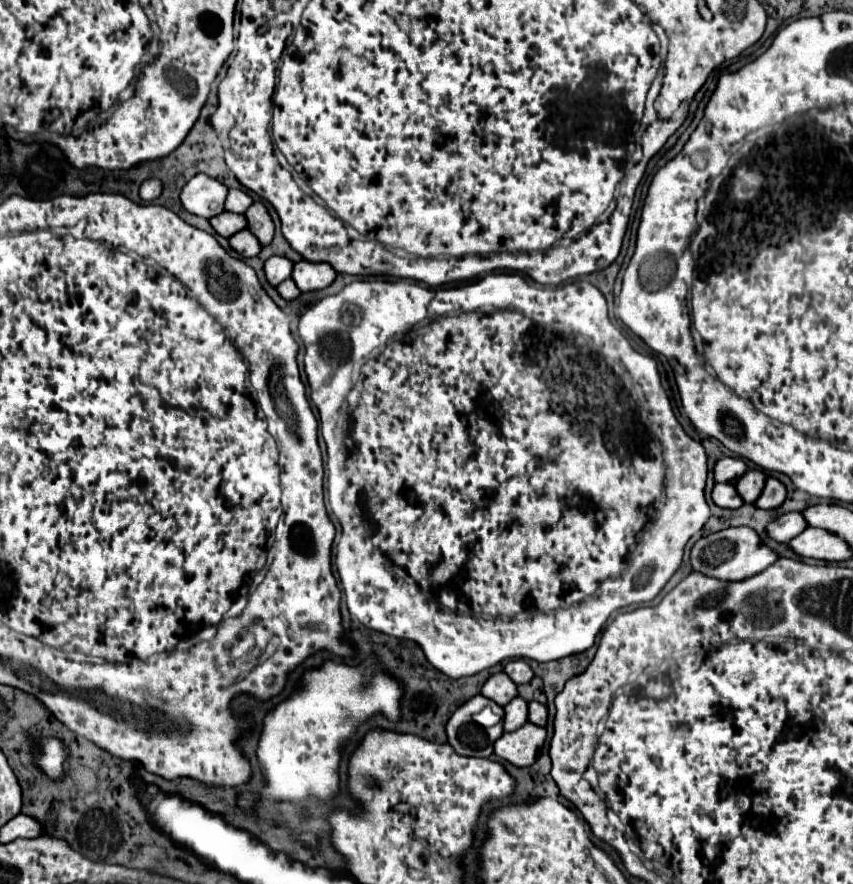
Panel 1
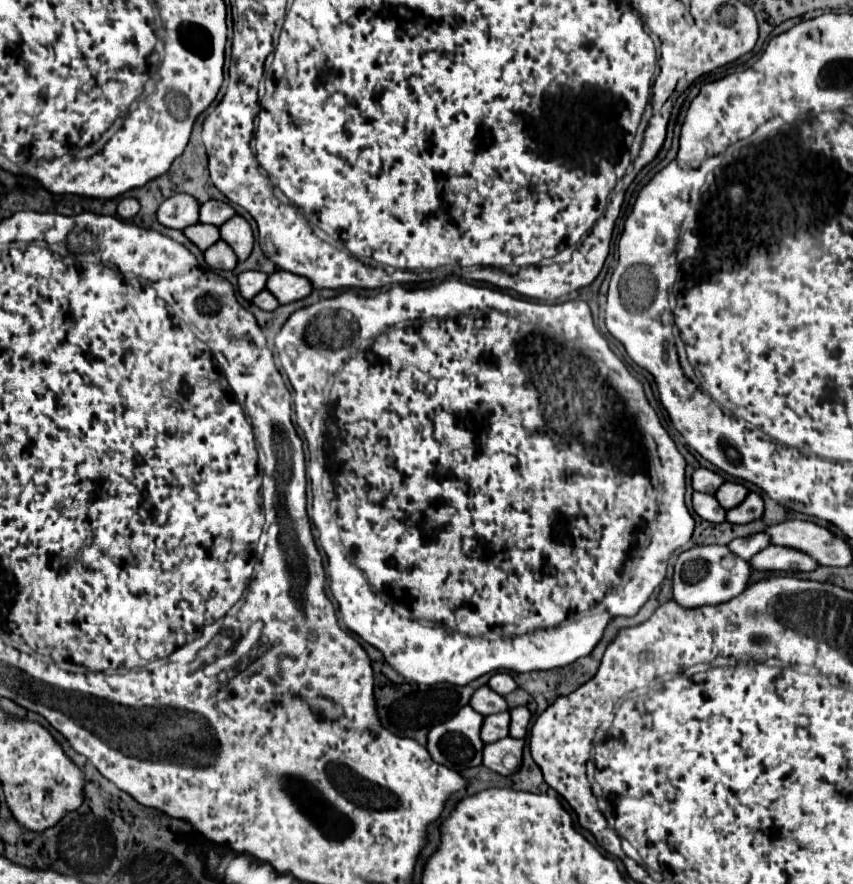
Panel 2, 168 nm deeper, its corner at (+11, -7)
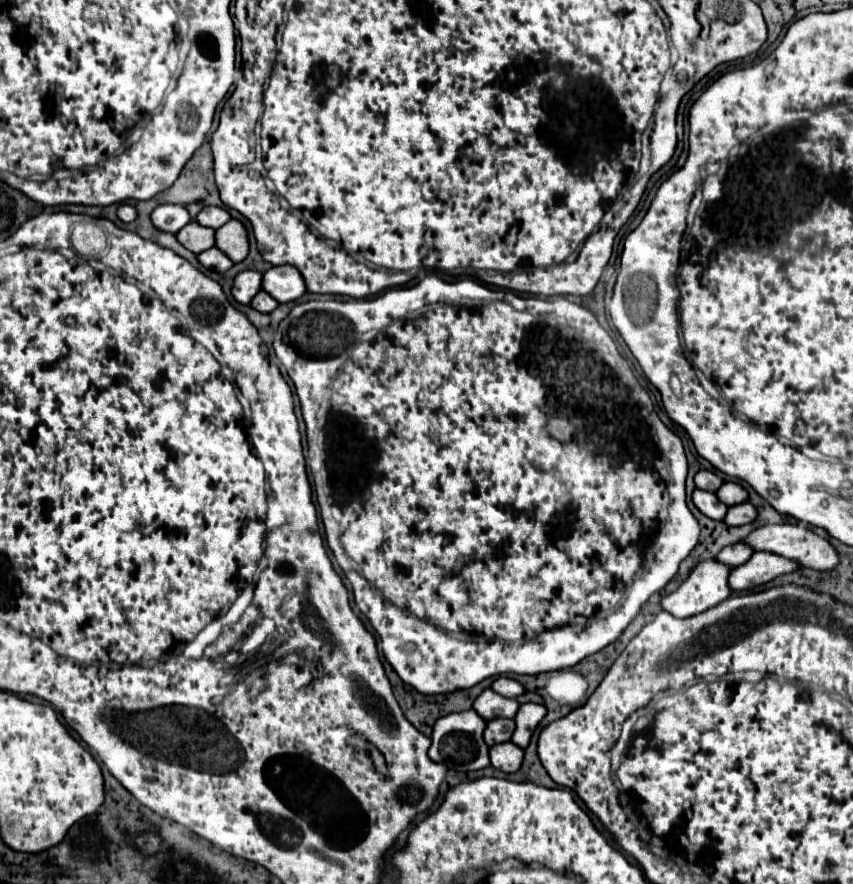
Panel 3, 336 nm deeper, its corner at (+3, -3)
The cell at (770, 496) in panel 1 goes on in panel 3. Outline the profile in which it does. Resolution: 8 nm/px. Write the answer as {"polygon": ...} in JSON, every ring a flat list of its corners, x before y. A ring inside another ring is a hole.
{"polygon":[[743,502,737,506,731,506,727,516,725,516,725,524,729,526,743,526,749,524,757,518,757,508,751,502]]}

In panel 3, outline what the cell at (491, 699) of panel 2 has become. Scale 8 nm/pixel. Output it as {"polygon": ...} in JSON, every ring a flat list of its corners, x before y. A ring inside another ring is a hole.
{"polygon":[[487,688,477,696,473,708,485,720,491,720,491,718,515,718,519,702,513,700,513,698,505,698,501,694,493,692,491,688]]}

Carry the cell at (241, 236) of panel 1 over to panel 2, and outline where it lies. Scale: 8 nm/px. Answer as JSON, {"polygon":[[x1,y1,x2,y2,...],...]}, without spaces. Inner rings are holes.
{"polygon":[[223,240,213,244,207,252,203,252,203,258,215,270,233,270,235,264,237,264,237,258,233,256,233,250,229,250,229,246]]}

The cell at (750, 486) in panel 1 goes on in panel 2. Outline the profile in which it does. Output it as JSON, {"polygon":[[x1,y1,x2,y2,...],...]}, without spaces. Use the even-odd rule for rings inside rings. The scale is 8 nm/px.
{"polygon":[[723,482,721,488,719,488,717,494,715,494,717,502,719,502,725,510,731,510,733,506,741,504,745,496,747,496,745,486,741,486,741,484,737,484,737,482]]}

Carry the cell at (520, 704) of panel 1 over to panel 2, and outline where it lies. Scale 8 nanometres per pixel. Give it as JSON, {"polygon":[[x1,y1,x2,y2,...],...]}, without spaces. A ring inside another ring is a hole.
{"polygon":[[509,712,491,714,489,718,483,720,483,726,481,726,483,744,493,744,507,736,509,736]]}

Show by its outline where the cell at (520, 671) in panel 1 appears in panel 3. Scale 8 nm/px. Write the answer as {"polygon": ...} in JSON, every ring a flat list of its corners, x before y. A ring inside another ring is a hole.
{"polygon":[[505,676,497,678,497,680,491,684,491,688,493,688,495,692,499,692,501,696,507,696,507,698,517,698,519,694,525,692,525,688,523,688,517,680,513,680,513,678,505,678]]}

